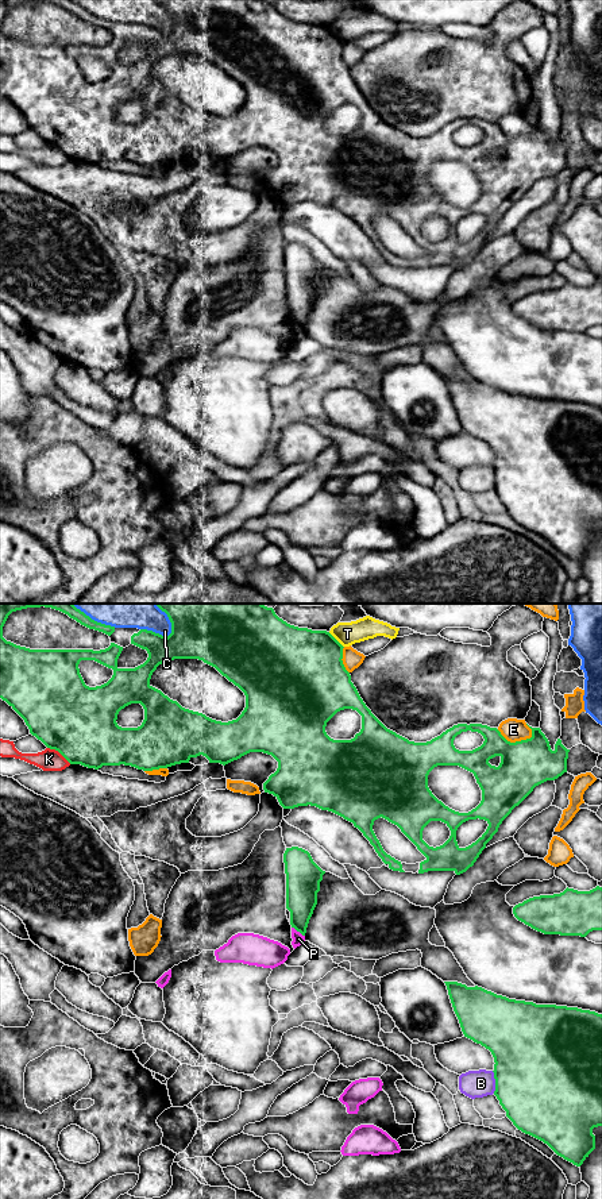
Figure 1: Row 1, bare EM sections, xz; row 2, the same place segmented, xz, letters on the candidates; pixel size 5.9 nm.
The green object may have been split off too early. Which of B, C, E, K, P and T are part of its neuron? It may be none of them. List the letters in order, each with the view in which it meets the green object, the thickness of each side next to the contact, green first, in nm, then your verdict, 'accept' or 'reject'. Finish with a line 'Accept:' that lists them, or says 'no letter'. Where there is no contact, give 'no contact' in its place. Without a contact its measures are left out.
B: contact in xz; calibres 500 and 160 nm; reject
C: contact in xz; calibres 500 and 280 nm; reject
E: contact in xz; calibres 280 and 140 nm; reject
K: contact in xz; calibres 440 and 130 nm; reject
P: contact in xz; calibres 190 and 70 nm; reject
T: contact in xz; calibres 460 and 140 nm; reject
Accept: no letter

